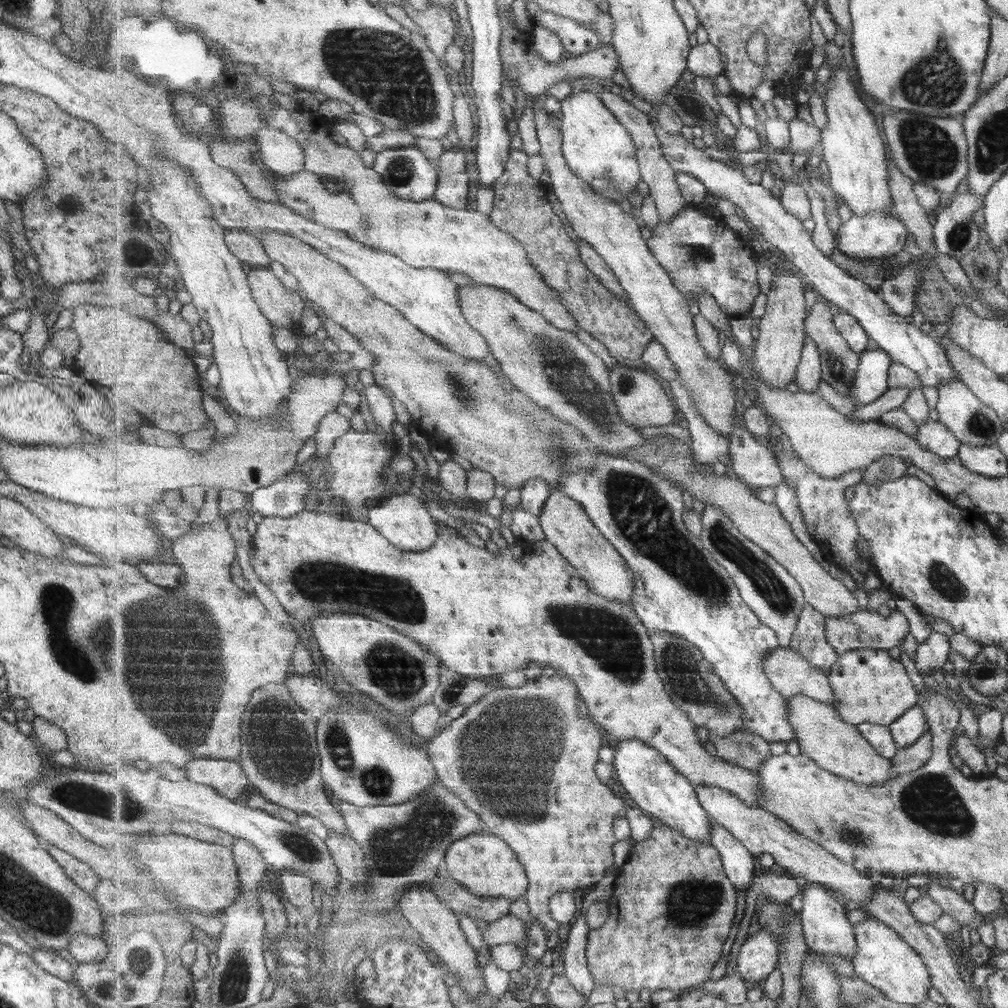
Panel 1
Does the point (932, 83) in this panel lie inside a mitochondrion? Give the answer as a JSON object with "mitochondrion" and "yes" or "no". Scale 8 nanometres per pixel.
{"mitochondrion":"yes"}

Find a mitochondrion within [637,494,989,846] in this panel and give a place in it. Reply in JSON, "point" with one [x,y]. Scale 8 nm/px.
{"point":[932,802]}

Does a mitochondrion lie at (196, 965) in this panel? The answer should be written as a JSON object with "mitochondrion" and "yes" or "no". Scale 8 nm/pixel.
{"mitochondrion":"no"}

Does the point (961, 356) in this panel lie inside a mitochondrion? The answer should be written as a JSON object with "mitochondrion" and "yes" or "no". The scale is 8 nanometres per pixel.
{"mitochondrion":"no"}

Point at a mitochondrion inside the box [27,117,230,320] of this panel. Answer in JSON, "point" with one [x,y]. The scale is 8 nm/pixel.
{"point":[72,204]}

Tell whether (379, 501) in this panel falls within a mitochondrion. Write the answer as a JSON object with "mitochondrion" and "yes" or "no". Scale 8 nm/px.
{"mitochondrion":"no"}

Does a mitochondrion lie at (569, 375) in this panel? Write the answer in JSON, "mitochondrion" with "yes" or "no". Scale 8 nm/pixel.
{"mitochondrion":"yes"}

